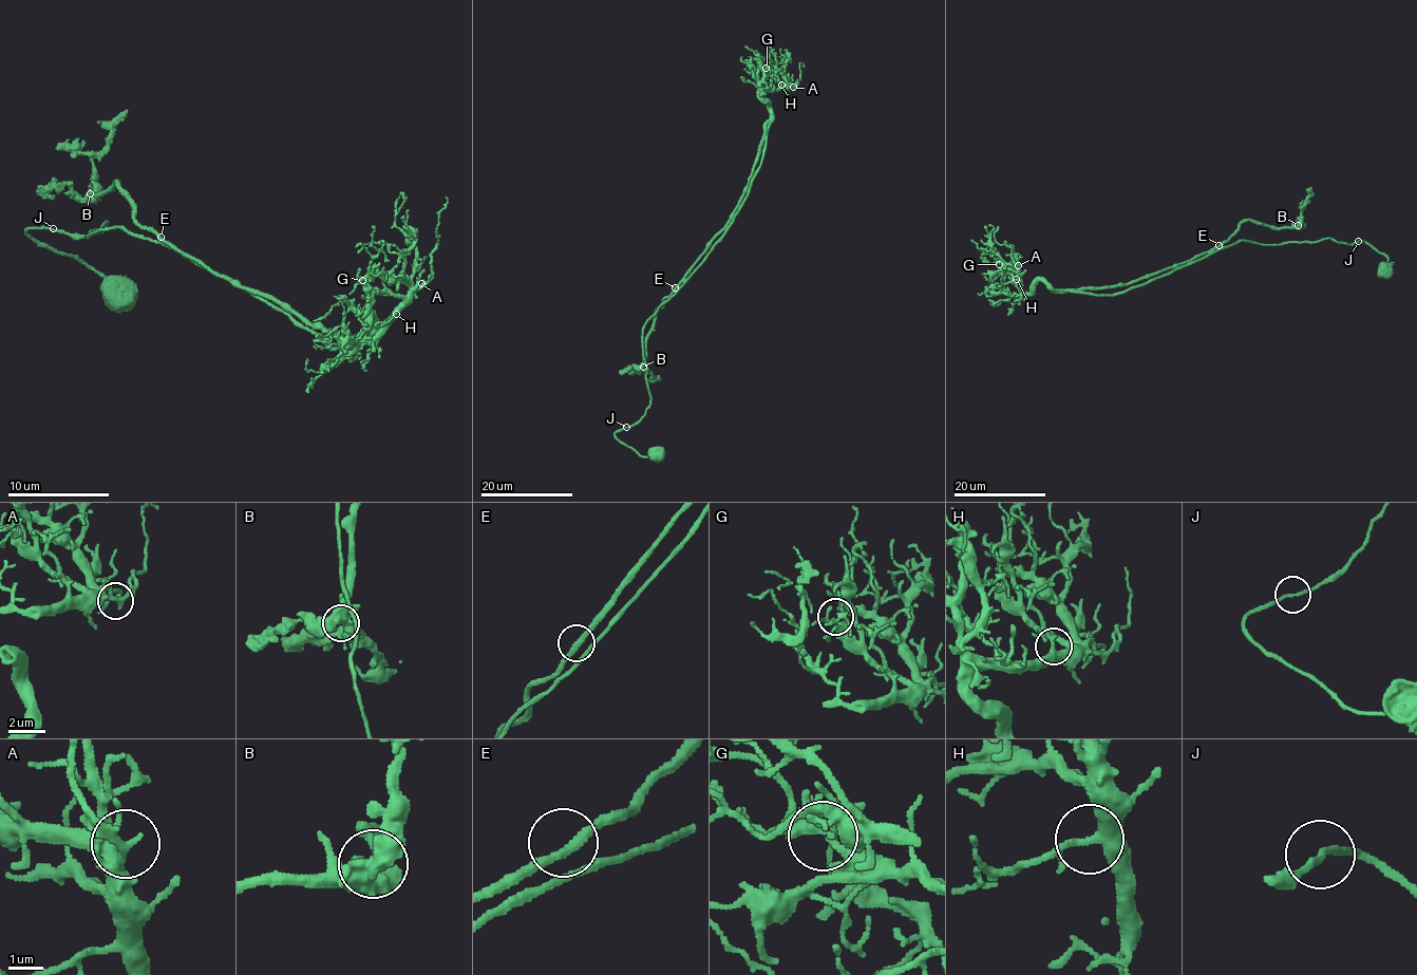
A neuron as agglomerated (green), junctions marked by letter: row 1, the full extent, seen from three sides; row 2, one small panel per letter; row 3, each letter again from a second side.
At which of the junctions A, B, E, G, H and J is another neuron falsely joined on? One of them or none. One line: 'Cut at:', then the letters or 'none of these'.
Cut at: none of these

